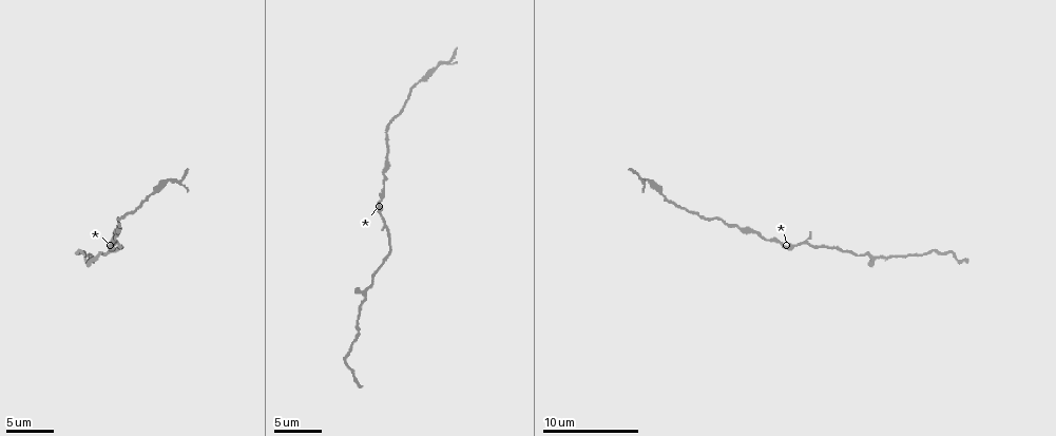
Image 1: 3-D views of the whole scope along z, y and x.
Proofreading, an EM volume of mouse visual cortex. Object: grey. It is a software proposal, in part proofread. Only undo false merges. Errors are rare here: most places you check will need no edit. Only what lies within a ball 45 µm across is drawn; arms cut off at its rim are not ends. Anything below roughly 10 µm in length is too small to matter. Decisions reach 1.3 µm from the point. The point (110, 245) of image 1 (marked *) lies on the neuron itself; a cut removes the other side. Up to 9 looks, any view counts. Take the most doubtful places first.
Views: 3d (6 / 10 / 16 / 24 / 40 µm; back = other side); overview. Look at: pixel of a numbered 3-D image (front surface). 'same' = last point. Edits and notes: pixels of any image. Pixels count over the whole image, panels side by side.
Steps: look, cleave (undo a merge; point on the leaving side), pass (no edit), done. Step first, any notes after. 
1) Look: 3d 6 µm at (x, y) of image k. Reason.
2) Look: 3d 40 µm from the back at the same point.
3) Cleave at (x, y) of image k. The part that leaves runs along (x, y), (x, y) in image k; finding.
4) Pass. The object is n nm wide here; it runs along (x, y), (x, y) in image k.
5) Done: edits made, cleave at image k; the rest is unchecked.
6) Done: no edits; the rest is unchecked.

Look: 3d 10 µm at (884, 258) of image 1. Calibre changes.

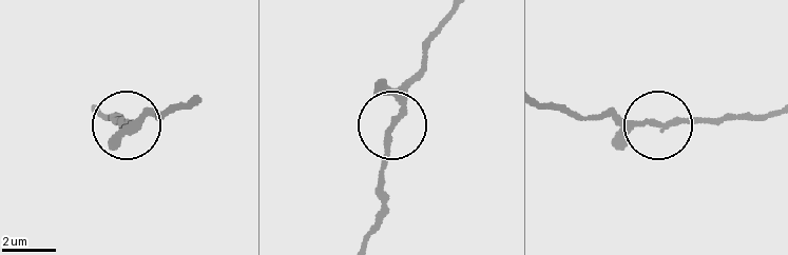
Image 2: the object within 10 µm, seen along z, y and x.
Pass. It runs along (455, 10), (430, 44), (396, 125), (380, 212) in image 2; continuous, no second neuron.

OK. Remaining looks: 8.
Look: 3d 6 µm at (385, 160) of image 1. Sudden change in width.

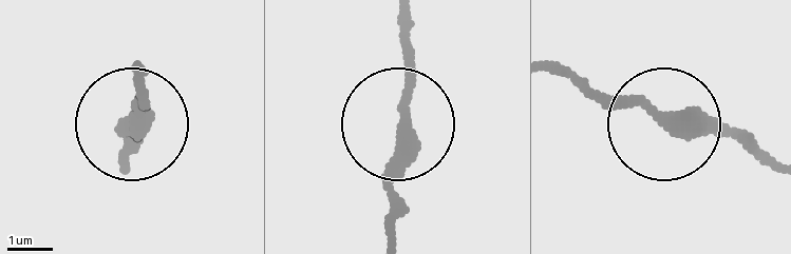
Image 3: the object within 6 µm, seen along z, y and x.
Pass. The object is 310 nm wide here; it runs along (776, 169), (640, 108), (595, 100), (549, 70) in image 3; all the same neuron.

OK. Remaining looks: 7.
Look: 3d 6 µm at (151, 195) of image 1. Sudden change in width.

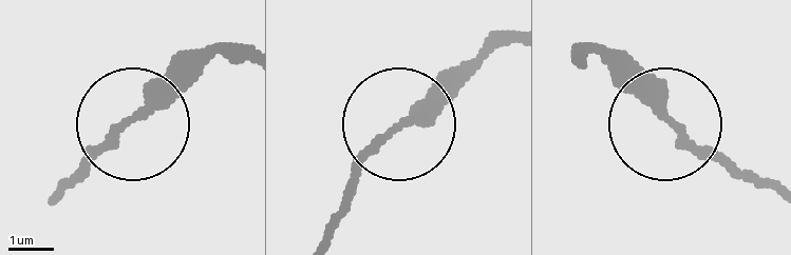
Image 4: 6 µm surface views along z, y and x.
Pass. It runs along (770, 182), (691, 144), (592, 46) in image 4; one neuron here.

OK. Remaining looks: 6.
Look: 3d 10 µm at (392, 246) of image 1. Narrows sharply.

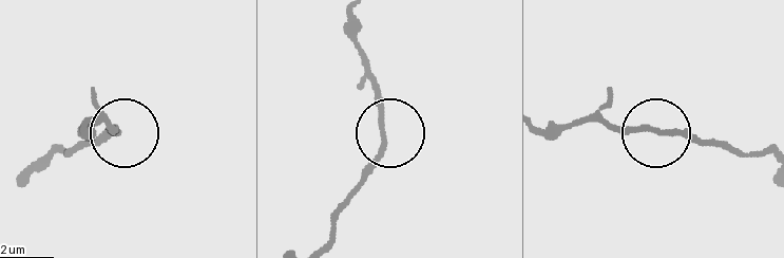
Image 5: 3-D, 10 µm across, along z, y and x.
Pass. The object is 180 nm wide here; it runs along (349, 20), (384, 141), (377, 161), (352, 186) in image 5; continuous, no second neuron.

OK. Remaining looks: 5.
Done: no edits; the rest is unchecked.

